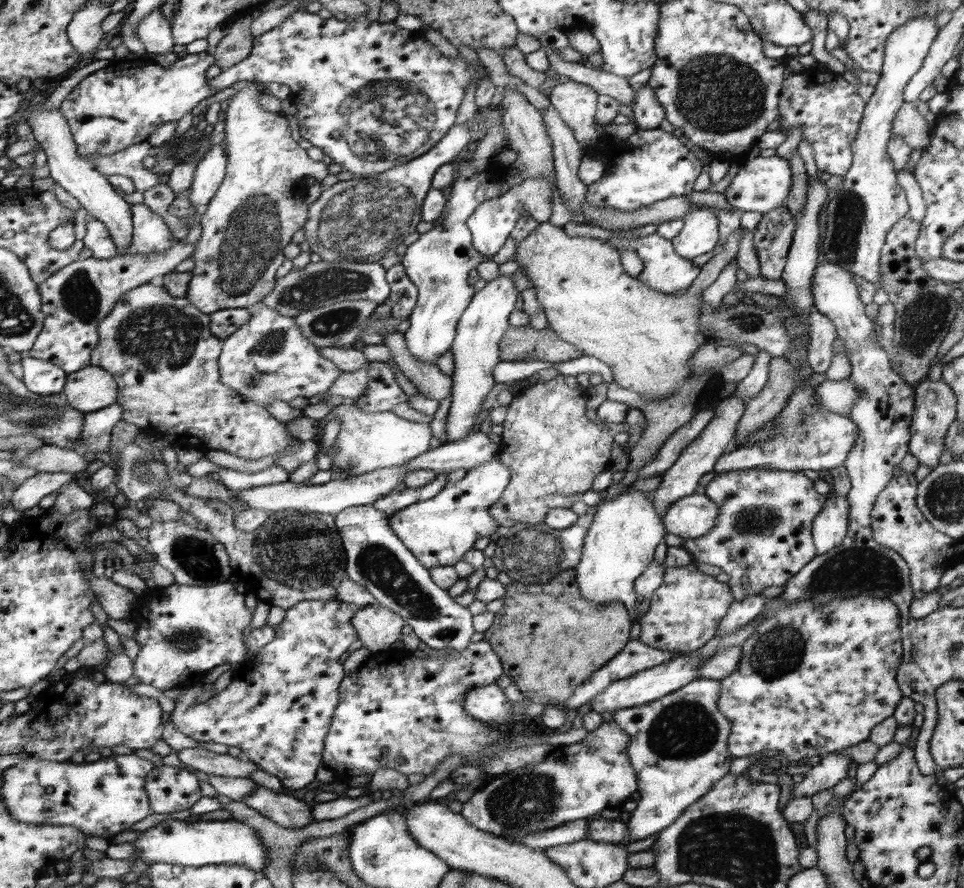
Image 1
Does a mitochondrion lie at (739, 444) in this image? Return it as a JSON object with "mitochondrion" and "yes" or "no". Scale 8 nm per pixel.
{"mitochondrion":"no"}

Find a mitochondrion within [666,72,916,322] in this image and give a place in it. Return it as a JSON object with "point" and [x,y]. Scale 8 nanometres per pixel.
{"point":[848,212]}

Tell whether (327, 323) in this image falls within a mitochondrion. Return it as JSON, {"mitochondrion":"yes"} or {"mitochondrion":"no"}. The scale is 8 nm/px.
{"mitochondrion":"yes"}

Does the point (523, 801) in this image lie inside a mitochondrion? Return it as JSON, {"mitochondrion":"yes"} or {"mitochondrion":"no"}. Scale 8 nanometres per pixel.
{"mitochondrion":"yes"}

